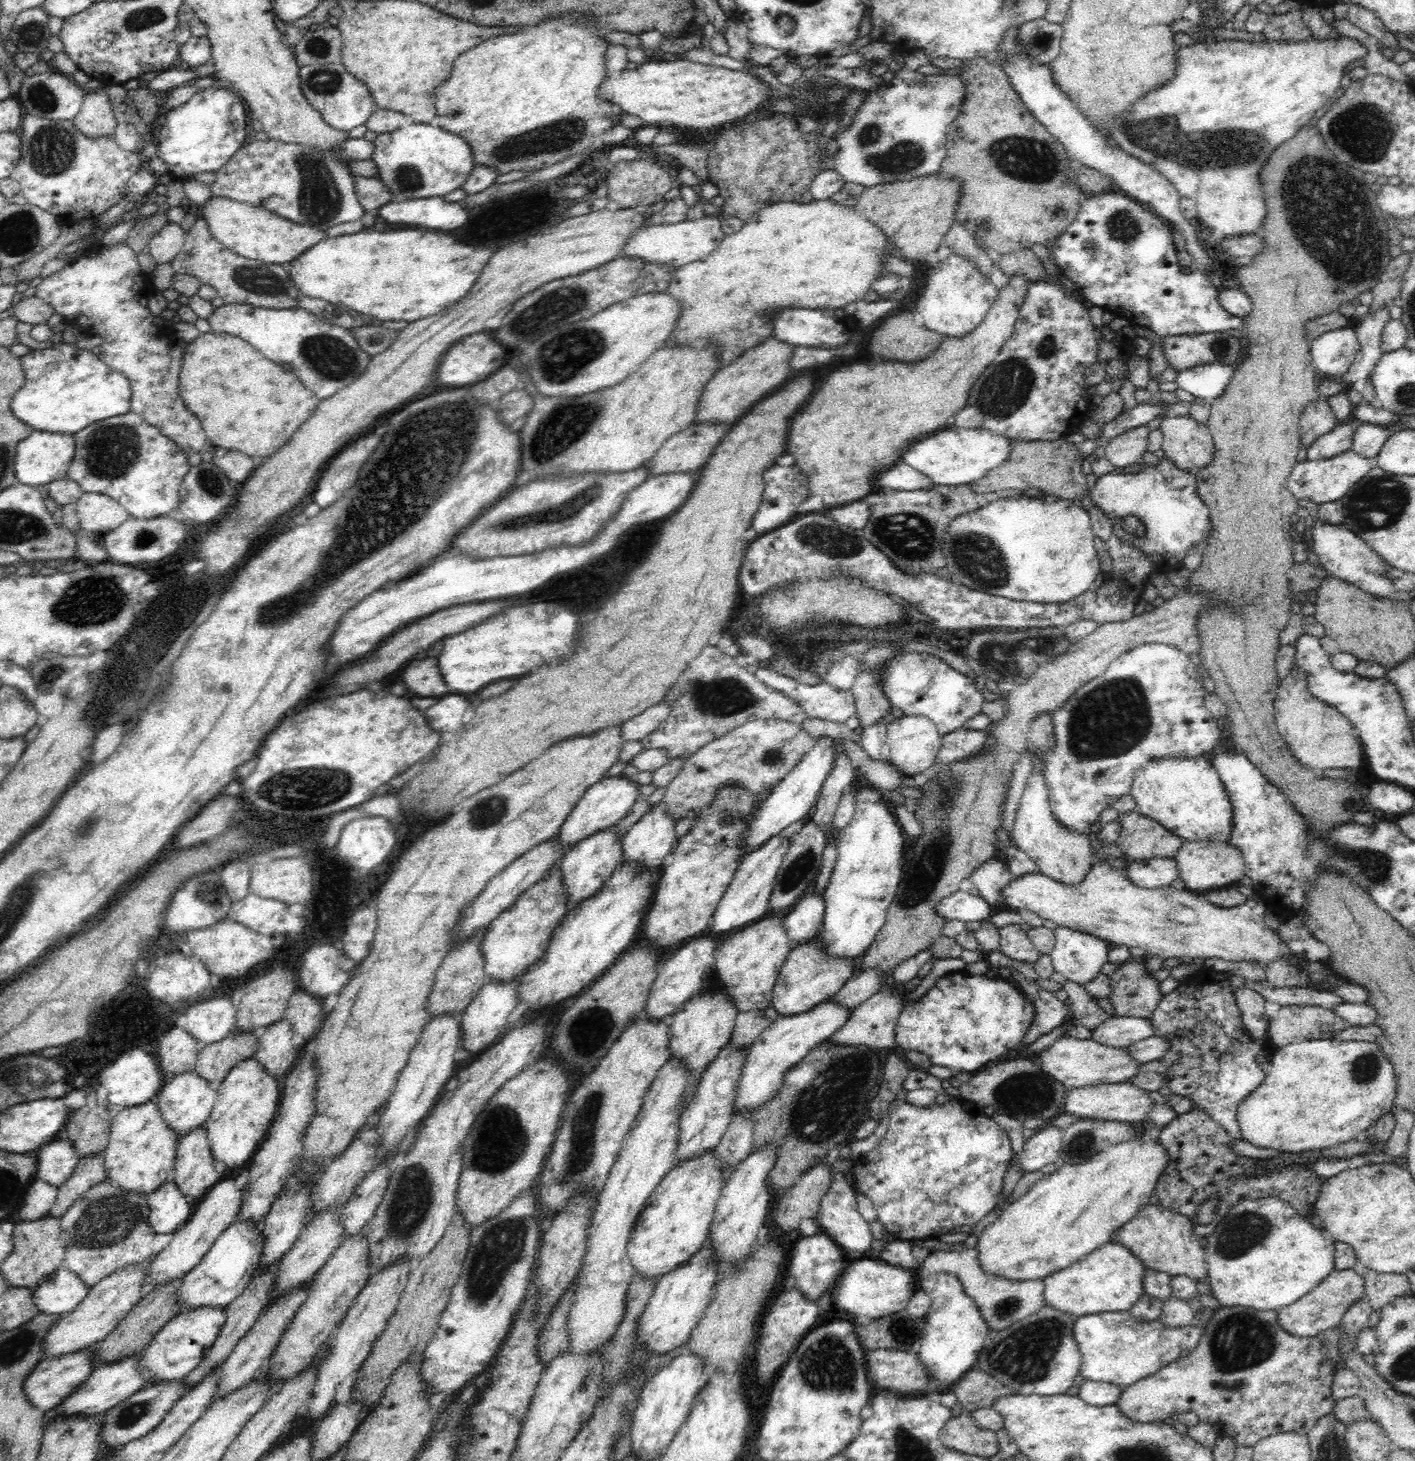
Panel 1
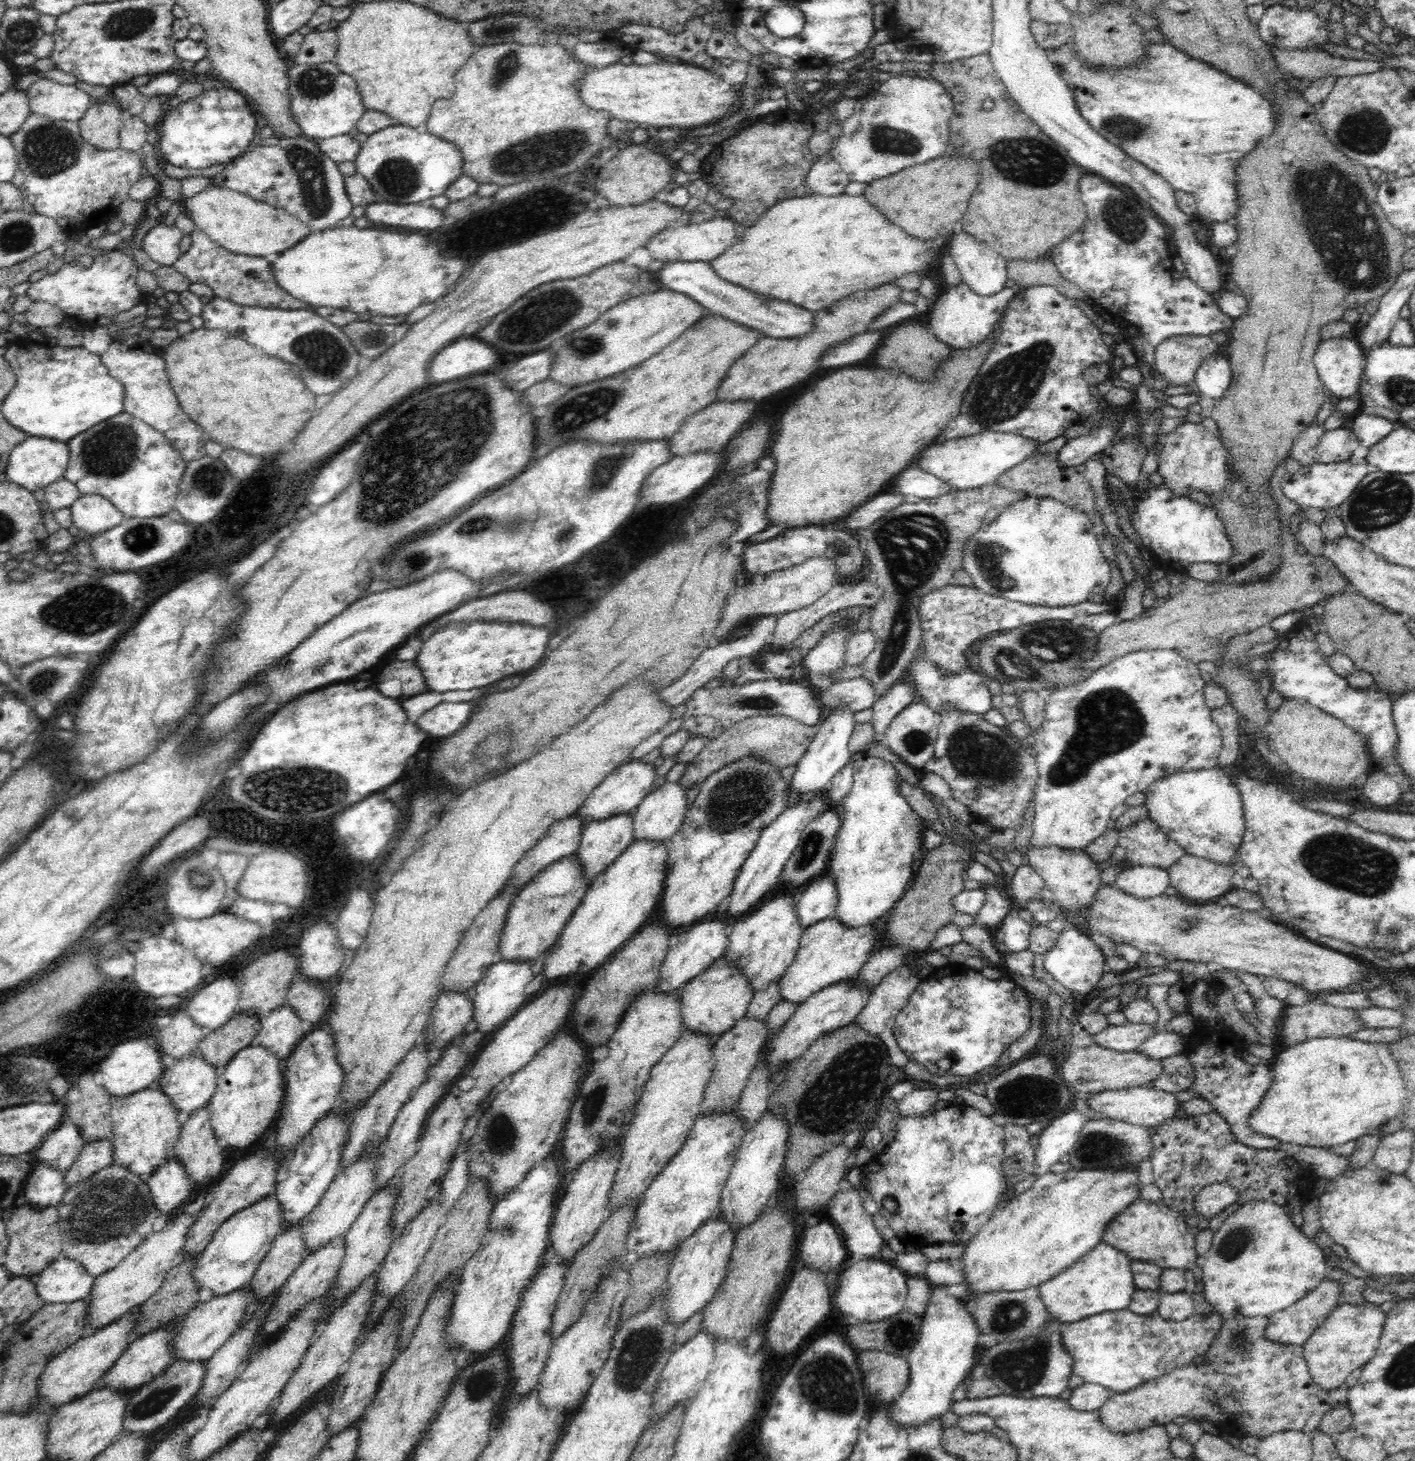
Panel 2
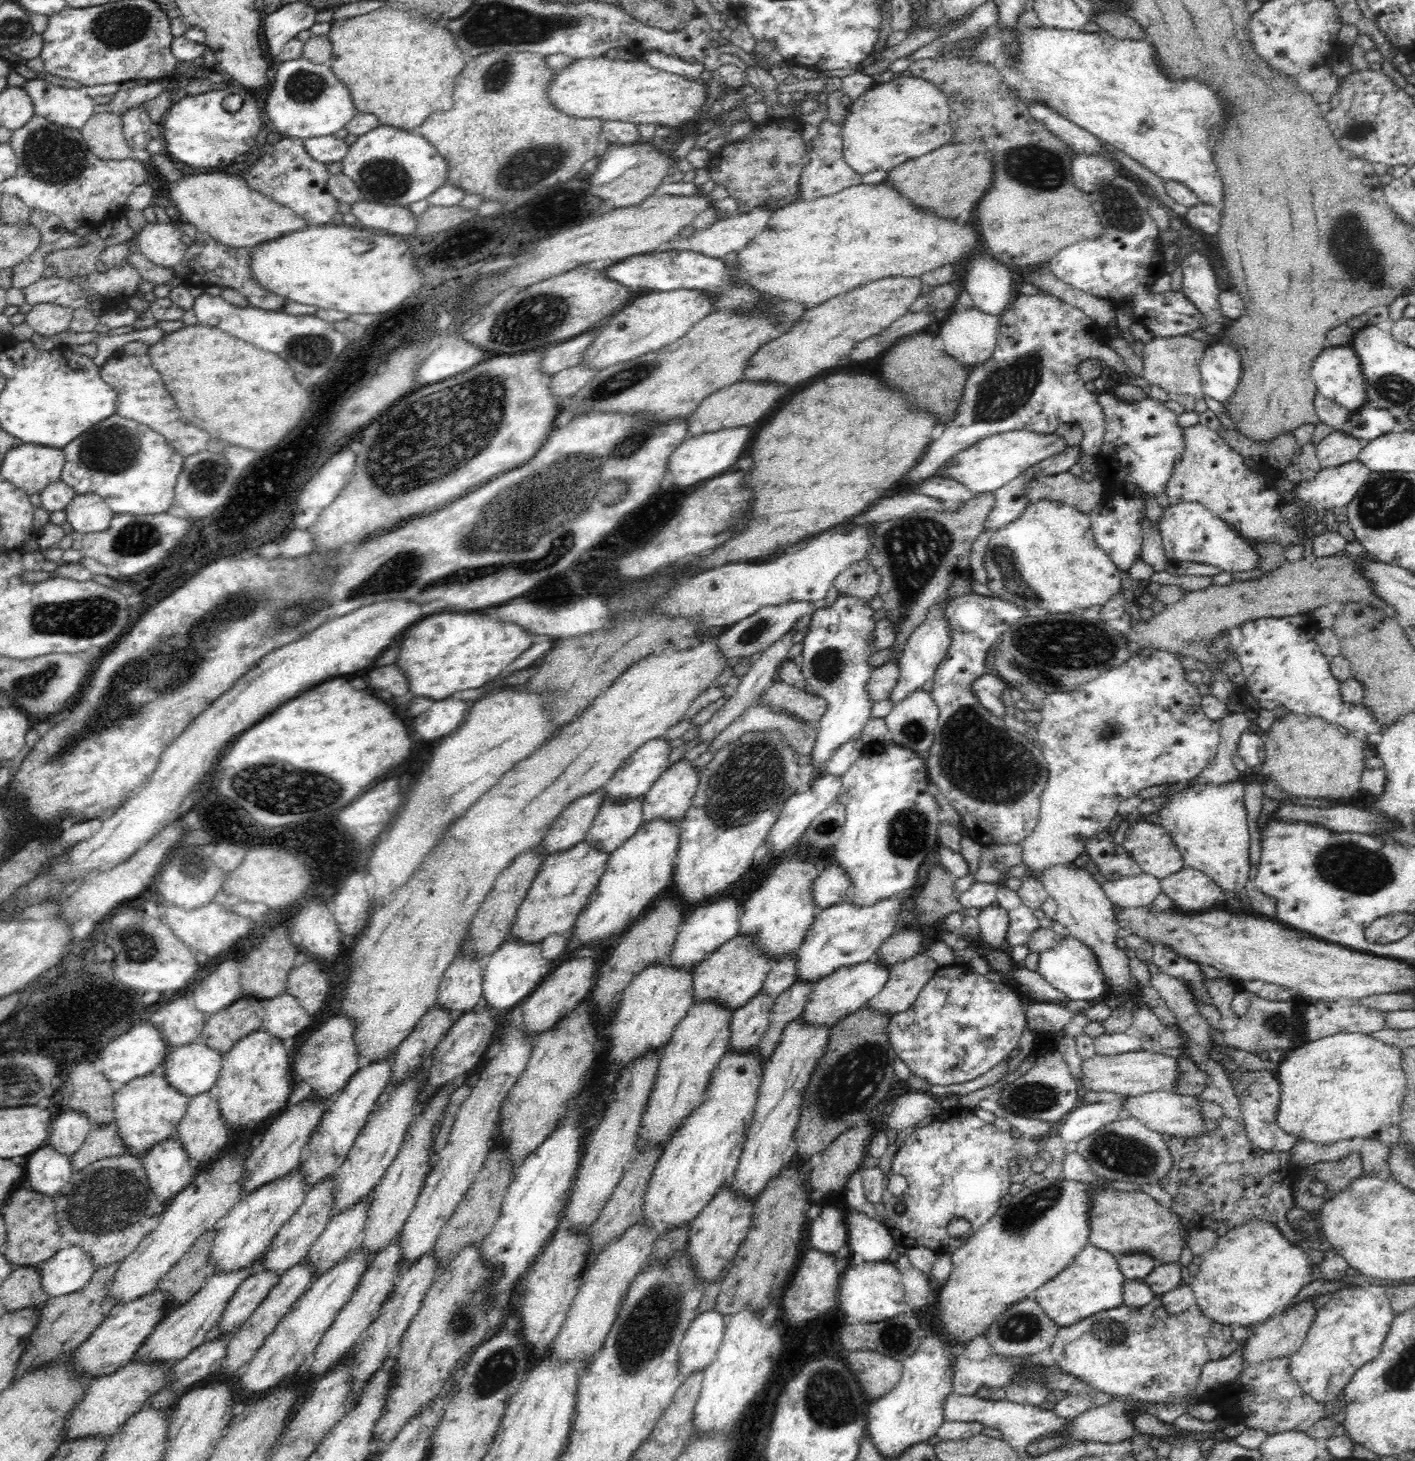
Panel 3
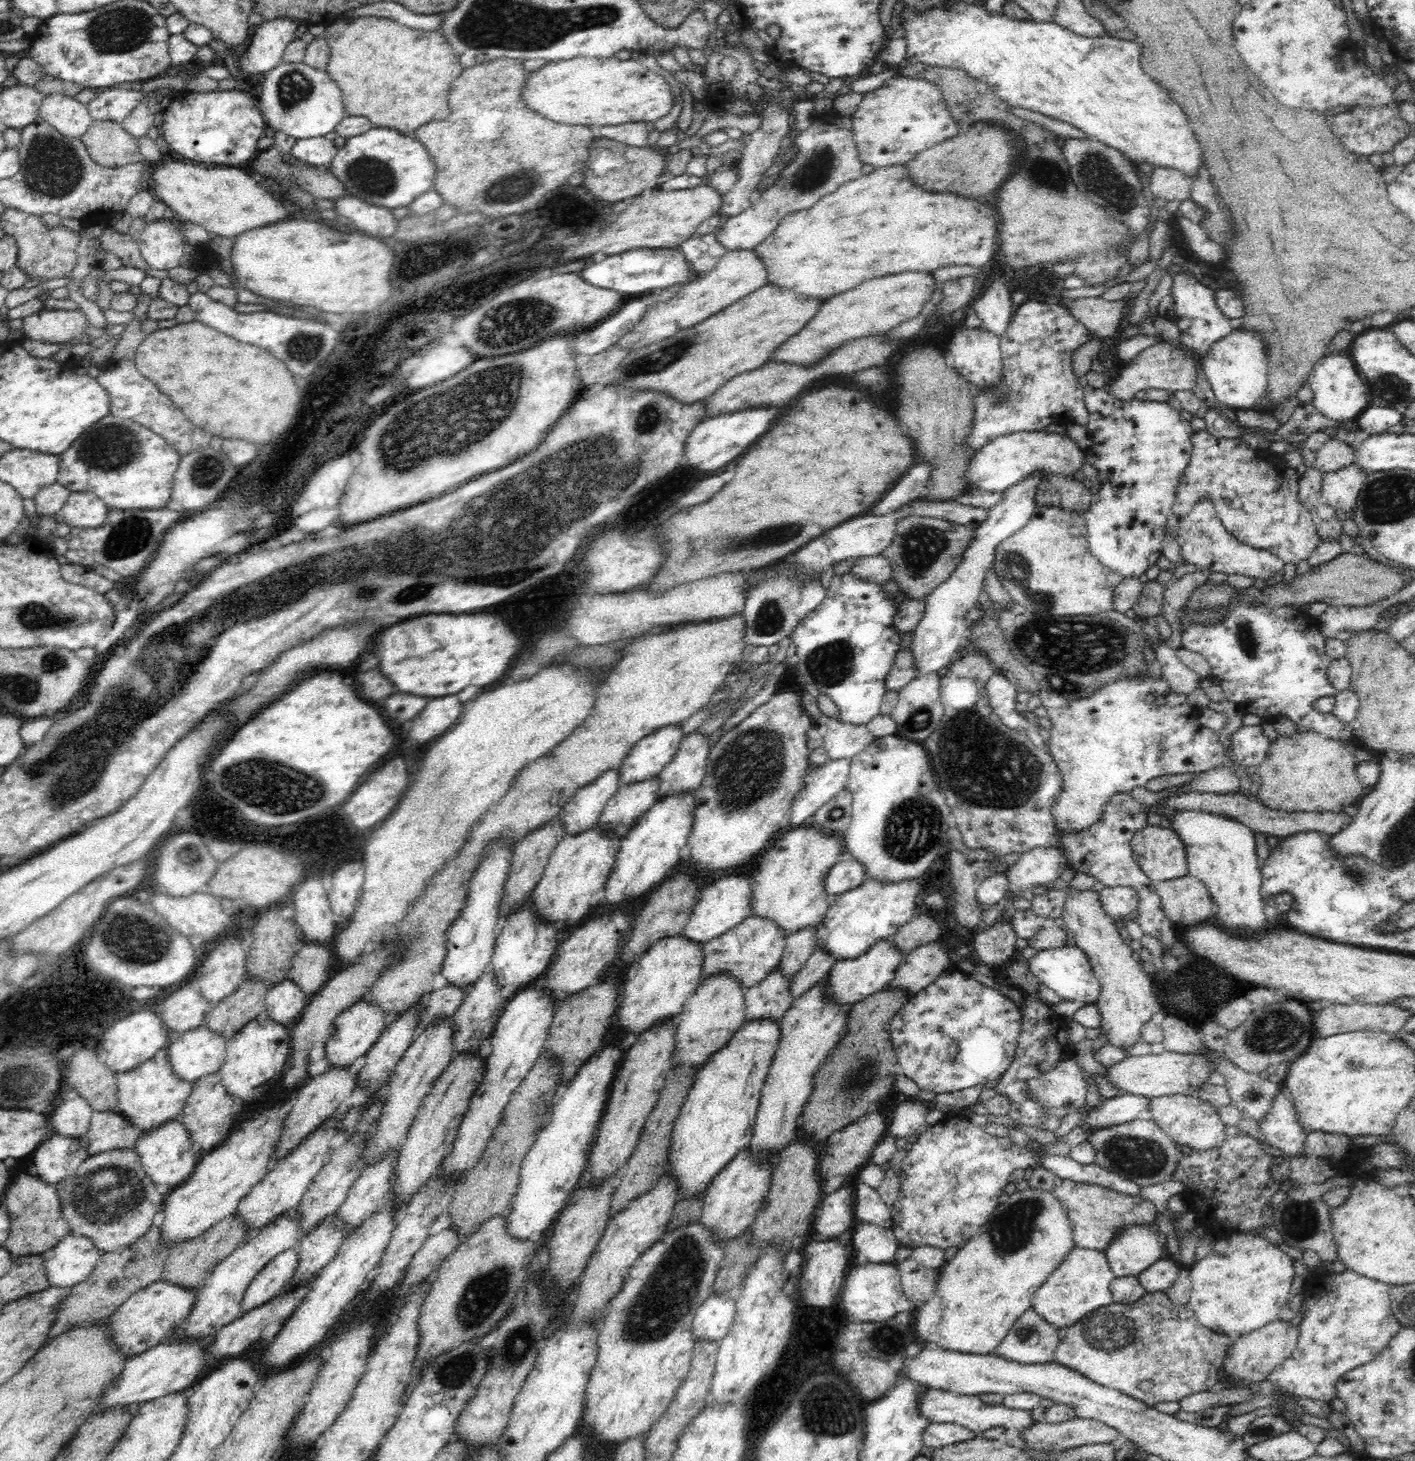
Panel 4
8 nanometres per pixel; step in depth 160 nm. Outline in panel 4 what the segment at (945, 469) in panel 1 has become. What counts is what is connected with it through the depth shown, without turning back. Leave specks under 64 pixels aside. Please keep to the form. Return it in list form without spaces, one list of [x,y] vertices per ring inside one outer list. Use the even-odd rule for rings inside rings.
[[[1046,431],[1018,432],[1014,434],[1000,435],[988,442],[986,446],[976,450],[969,470],[966,471],[968,484],[976,486],[986,492],[1000,493],[1008,490],[1009,486],[1030,474],[1058,474],[1072,477],[1074,472],[1081,470],[1086,459],[1086,451],[1076,444],[1068,434],[1046,433]]]

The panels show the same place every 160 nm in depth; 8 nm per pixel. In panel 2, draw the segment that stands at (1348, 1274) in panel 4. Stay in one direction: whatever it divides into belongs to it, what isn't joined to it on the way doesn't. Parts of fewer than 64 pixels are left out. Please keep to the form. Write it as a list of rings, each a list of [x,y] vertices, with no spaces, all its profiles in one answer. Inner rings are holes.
[[[1344,1302],[1332,1310],[1316,1331],[1302,1345],[1310,1373],[1310,1384],[1330,1392],[1346,1383],[1346,1377],[1356,1368],[1363,1367],[1378,1351],[1387,1314],[1377,1304],[1353,1306]]]

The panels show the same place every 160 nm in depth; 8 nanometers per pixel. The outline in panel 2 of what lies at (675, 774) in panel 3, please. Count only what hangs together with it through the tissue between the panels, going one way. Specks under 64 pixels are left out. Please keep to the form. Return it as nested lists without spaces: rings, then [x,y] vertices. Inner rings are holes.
[[[667,781],[646,795],[644,801],[632,812],[633,816],[633,841],[640,842],[666,842],[676,835],[682,826],[685,814],[688,811],[686,803],[687,788],[680,781]]]

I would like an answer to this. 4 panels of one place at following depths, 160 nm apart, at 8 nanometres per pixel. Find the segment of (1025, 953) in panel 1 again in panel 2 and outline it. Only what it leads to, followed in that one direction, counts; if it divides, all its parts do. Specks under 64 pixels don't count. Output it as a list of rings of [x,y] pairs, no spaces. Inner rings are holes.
[[[1010,896],[1011,911],[1001,922],[1001,926],[994,932],[993,945],[996,949],[1004,953],[1022,952],[1029,948],[1030,932],[1033,930],[1032,924],[1020,917],[1018,913],[1021,909],[1014,898]]]

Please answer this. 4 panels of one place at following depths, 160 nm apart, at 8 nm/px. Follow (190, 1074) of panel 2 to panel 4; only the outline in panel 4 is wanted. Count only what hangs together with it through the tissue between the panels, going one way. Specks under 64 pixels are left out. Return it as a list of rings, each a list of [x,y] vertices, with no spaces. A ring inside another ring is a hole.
[[[205,1024],[173,1036],[166,1049],[174,1073],[191,1084],[215,1073],[224,1064],[227,1039]]]

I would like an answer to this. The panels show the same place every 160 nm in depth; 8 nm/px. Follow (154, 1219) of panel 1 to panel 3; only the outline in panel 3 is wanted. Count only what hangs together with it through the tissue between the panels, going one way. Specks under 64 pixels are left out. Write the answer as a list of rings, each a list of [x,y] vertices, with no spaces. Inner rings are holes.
[[[174,1135],[152,1146],[143,1156],[149,1185],[161,1203],[167,1203],[193,1181],[190,1157]]]

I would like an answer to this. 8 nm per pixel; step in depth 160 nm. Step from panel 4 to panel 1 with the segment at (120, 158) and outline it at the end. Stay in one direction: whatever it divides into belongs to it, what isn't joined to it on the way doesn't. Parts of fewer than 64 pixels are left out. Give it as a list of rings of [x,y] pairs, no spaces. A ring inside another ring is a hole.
[[[93,86],[84,95],[81,112],[72,120],[76,130],[88,138],[113,136],[117,127],[113,112],[114,101],[103,93],[94,93]]]

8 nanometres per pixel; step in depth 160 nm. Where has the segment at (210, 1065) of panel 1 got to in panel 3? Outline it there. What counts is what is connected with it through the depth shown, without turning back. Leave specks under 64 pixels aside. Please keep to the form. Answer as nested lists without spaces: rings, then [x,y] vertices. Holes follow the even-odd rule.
[[[242,996],[207,1018],[201,1040],[226,1054],[241,1038],[263,1027],[265,1008],[256,997]]]

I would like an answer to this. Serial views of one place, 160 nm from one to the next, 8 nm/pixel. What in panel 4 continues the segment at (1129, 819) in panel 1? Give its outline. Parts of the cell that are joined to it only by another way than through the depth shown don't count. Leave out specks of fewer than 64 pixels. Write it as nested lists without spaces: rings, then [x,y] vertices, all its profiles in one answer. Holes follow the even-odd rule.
[[[1142,828],[1130,845],[1133,858],[1150,880],[1159,883],[1188,875],[1186,847],[1174,830]]]

